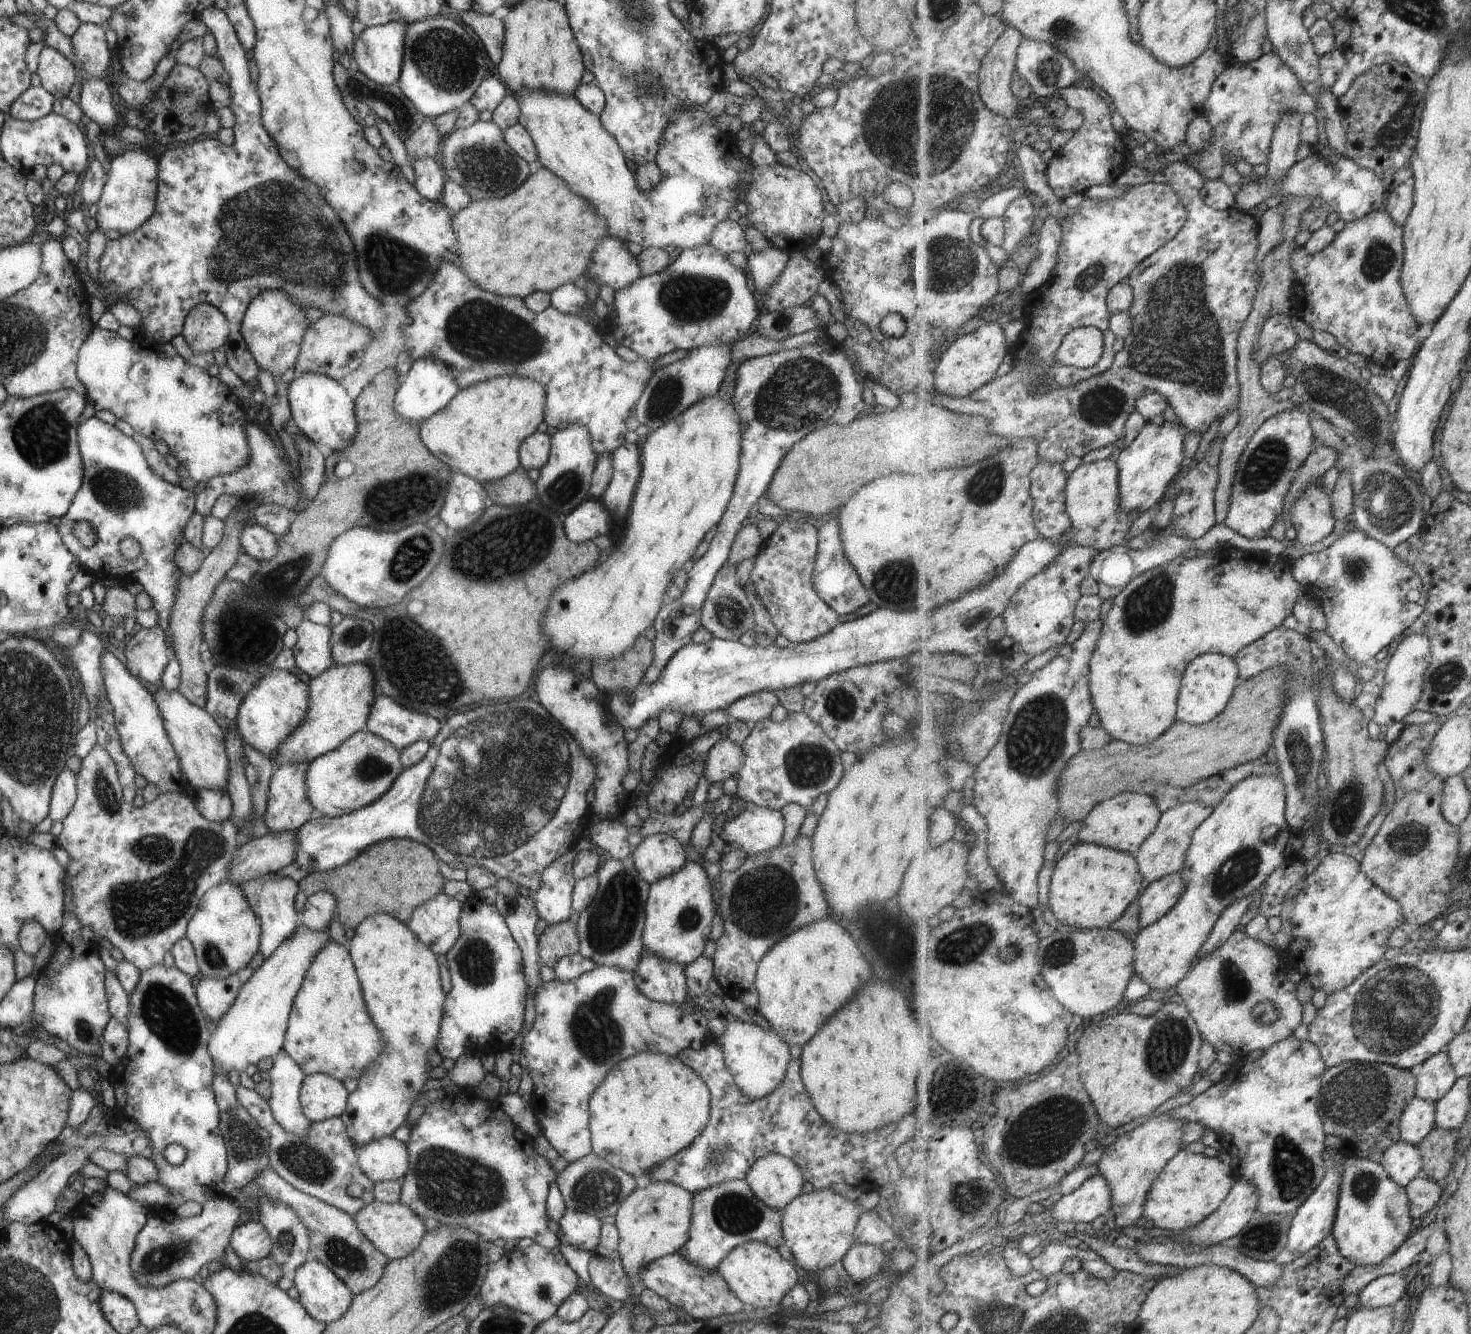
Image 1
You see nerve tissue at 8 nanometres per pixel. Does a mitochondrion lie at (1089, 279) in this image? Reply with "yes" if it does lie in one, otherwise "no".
yes

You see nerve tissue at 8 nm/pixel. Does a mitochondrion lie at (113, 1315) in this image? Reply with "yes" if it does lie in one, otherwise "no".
no

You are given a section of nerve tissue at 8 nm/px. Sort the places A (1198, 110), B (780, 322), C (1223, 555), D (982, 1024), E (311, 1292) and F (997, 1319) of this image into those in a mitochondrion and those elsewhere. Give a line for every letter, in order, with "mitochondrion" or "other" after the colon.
A: other
B: other
C: other
D: other
E: other
F: mitochondrion

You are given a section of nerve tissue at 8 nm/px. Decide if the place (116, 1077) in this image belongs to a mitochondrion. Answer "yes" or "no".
no

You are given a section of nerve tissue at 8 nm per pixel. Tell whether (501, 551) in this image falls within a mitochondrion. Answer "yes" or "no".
yes

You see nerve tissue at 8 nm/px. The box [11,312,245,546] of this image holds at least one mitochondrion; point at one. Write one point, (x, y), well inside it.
(116, 490)

